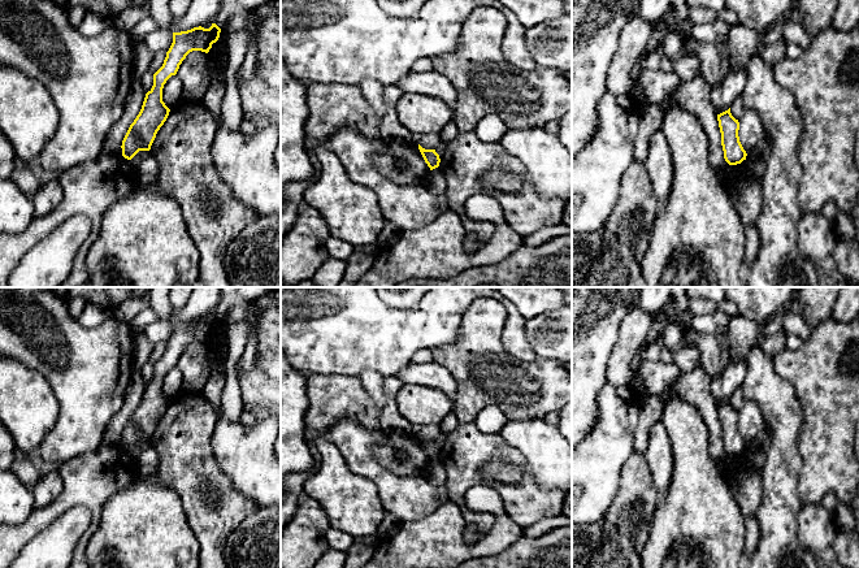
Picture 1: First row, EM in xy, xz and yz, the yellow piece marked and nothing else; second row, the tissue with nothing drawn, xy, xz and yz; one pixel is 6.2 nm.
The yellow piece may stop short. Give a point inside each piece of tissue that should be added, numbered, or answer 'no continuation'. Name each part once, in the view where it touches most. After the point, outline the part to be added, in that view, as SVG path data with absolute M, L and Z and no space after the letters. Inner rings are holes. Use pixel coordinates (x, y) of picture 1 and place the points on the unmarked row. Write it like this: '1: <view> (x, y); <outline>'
no continuation

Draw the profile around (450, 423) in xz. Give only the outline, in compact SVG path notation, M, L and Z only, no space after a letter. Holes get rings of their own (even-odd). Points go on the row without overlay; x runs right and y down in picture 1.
M454 411L448 413L444 420L439 424L441 435L435 439L435 443L441 447L442 446L442 437L454 432L459 425L459 420Z

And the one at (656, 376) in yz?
M643 357L635 374L645 385L645 393L641 398L646 399L650 395L661 394L668 385L678 378L681 370L674 363L664 364L661 361L647 361Z

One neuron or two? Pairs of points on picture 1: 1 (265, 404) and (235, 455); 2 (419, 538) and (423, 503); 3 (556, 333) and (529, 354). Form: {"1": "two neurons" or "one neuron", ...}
{"1": "two neurons", "2": "two neurons", "3": "two neurons"}

